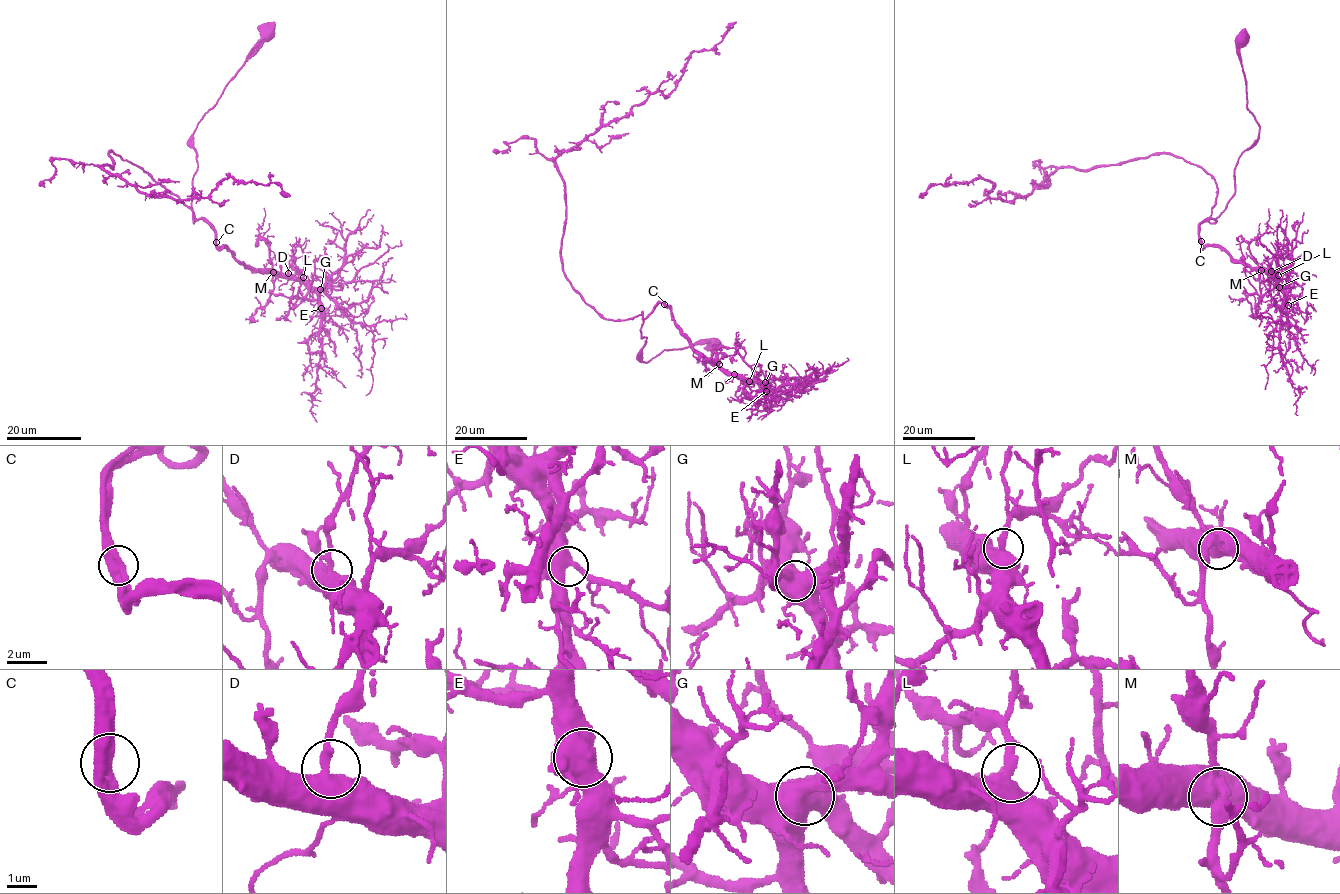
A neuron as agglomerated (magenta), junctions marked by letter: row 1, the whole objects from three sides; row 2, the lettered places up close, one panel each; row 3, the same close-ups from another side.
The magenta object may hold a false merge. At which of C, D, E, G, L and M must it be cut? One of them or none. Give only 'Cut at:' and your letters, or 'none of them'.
Cut at: none of them

